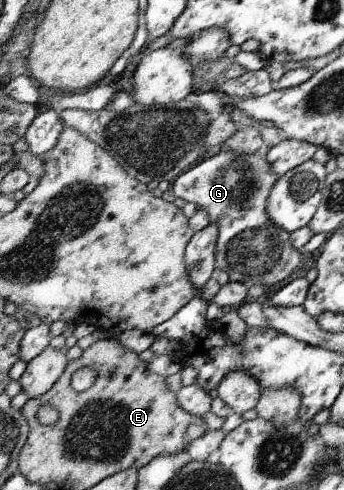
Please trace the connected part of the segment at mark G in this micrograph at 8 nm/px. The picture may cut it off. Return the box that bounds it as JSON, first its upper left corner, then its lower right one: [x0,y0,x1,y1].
[170,149,303,289]

